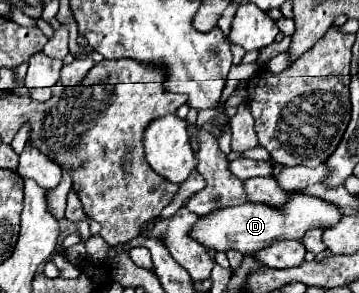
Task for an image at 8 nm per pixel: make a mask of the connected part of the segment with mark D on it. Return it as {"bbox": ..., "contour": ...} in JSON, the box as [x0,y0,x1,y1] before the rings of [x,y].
{"bbox":[191,191,343,253],"contour":[[[293,191],[289,193],[289,199],[279,207],[271,207],[265,203],[243,203],[237,207],[217,209],[205,217],[199,217],[199,221],[193,225],[191,237],[195,237],[201,245],[217,251],[227,251],[231,247],[241,253],[249,253],[265,249],[283,239],[301,239],[311,229],[327,229],[331,225],[337,225],[341,217],[343,213],[337,205],[315,195]]]}

